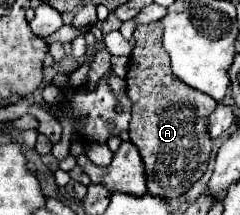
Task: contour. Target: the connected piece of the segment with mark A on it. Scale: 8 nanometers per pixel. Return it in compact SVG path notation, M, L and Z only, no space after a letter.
M159 21L137 25L133 31L135 49L129 57L127 73L127 89L133 103L129 137L143 159L147 193L153 197L175 199L189 191L189 187L207 171L211 153L207 115L215 111L217 103L213 97L203 95L173 77L169 57L163 47L159 47L159 33Z

